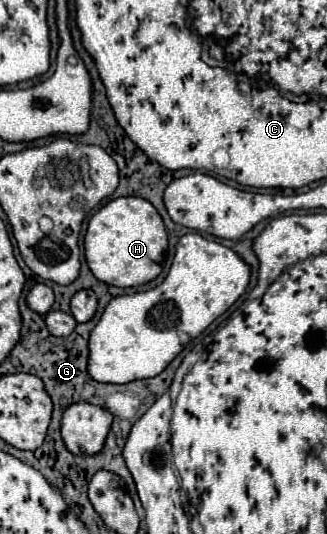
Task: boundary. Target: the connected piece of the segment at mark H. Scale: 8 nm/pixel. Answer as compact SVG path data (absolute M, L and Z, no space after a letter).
M119 197L103 205L91 219L85 233L85 259L91 273L115 287L137 287L161 273L167 251L167 231L155 207L141 197Z

